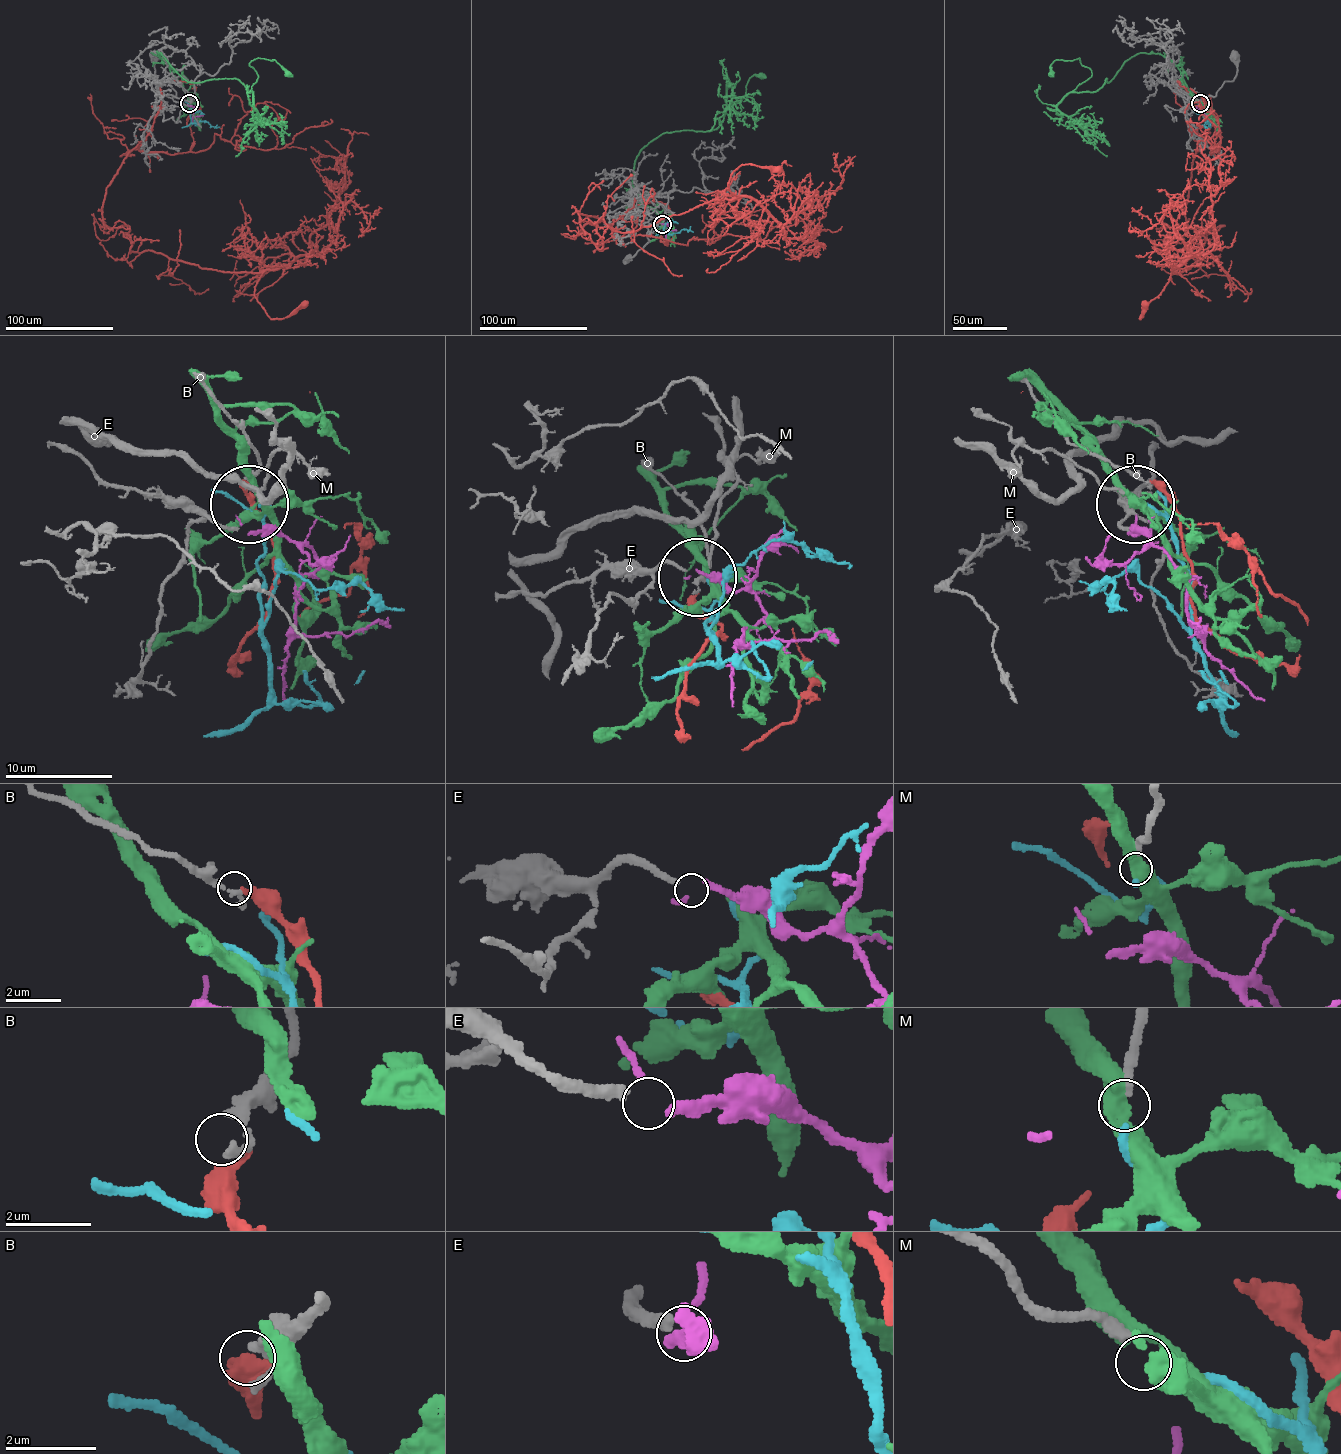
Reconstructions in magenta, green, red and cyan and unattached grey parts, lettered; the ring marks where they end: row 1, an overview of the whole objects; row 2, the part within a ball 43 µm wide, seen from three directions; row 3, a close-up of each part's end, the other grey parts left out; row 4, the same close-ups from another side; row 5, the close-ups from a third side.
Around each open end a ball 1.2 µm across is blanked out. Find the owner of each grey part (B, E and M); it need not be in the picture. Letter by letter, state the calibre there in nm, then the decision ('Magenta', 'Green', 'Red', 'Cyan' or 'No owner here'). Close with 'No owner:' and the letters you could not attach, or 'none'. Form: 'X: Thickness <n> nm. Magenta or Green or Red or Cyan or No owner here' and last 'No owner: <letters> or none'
B: Thickness 240 nm. Red
E: Thickness 240 nm. Magenta
M: Thickness 200 nm. Cyan
No owner: none

